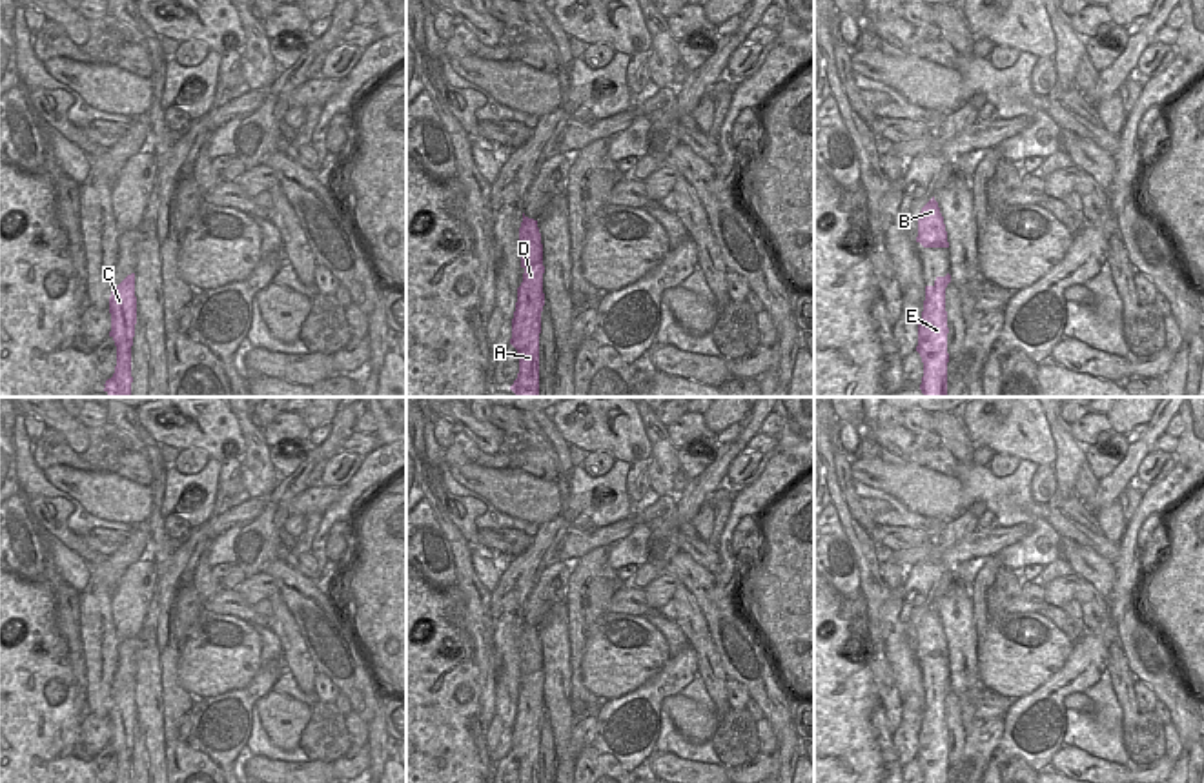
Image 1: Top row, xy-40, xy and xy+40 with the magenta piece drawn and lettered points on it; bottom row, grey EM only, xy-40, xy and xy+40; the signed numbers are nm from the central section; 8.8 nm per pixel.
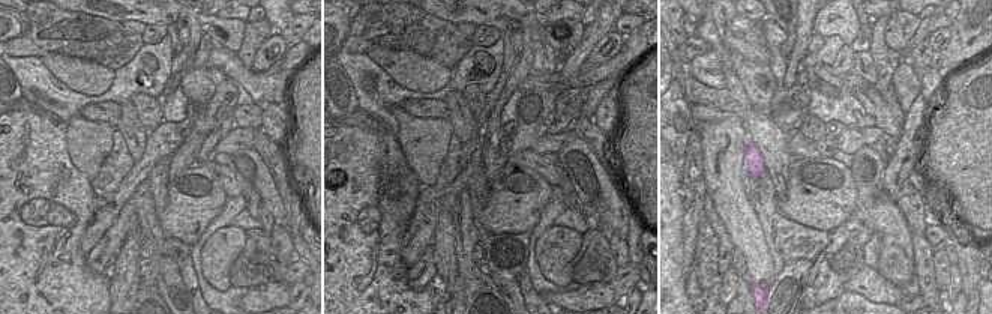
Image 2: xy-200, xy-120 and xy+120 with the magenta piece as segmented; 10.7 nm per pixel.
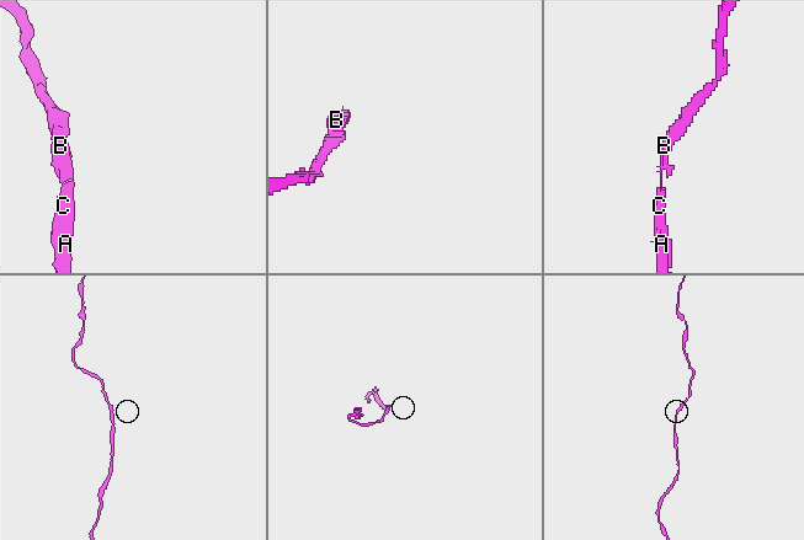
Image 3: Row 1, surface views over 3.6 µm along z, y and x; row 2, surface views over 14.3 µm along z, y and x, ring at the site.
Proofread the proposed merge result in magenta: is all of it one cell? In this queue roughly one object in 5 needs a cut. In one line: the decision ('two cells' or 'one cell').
one cell

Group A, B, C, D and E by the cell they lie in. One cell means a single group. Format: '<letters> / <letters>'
A B C D E

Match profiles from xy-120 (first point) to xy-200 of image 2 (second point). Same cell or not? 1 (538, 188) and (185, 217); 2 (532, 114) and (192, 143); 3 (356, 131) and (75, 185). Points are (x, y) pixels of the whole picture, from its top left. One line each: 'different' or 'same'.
1: same
2: same
3: same

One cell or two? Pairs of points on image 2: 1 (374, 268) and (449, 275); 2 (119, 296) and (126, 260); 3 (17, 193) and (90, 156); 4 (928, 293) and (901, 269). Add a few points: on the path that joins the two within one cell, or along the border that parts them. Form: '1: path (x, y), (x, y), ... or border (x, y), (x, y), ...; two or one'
1: border (440, 284), (447, 290); two
2: path (123, 287), (125, 269); one
3: border (65, 129), (68, 158), (90, 181); two
4: border (910, 235), (916, 266); two

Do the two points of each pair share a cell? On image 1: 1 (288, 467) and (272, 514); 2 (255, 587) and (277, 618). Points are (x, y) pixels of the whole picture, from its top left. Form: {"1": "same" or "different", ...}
{"1": "different", "2": "different"}

